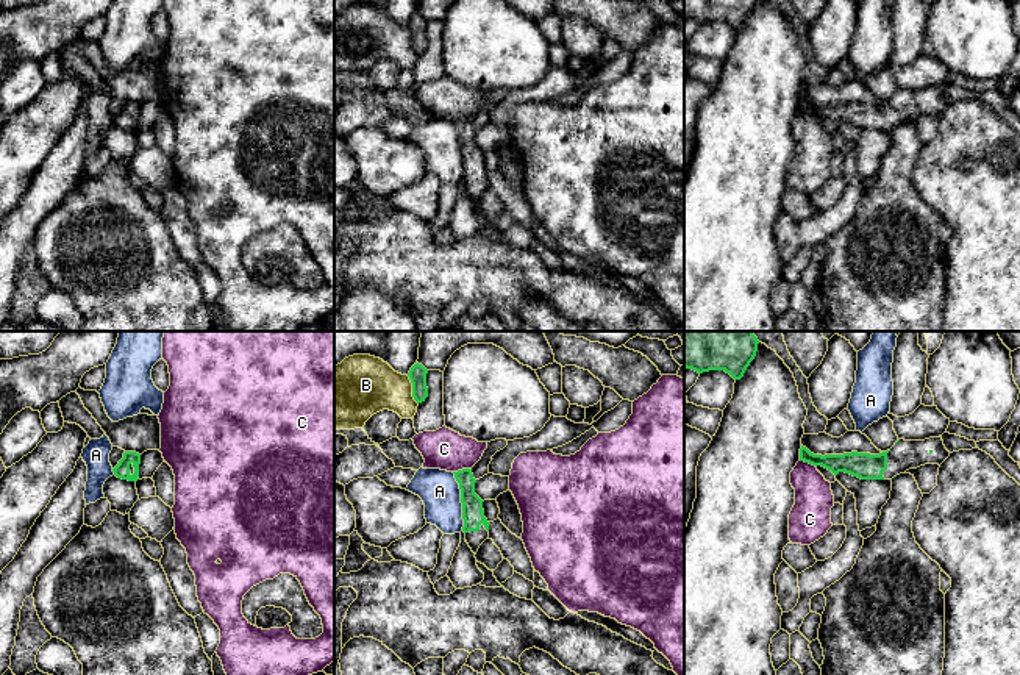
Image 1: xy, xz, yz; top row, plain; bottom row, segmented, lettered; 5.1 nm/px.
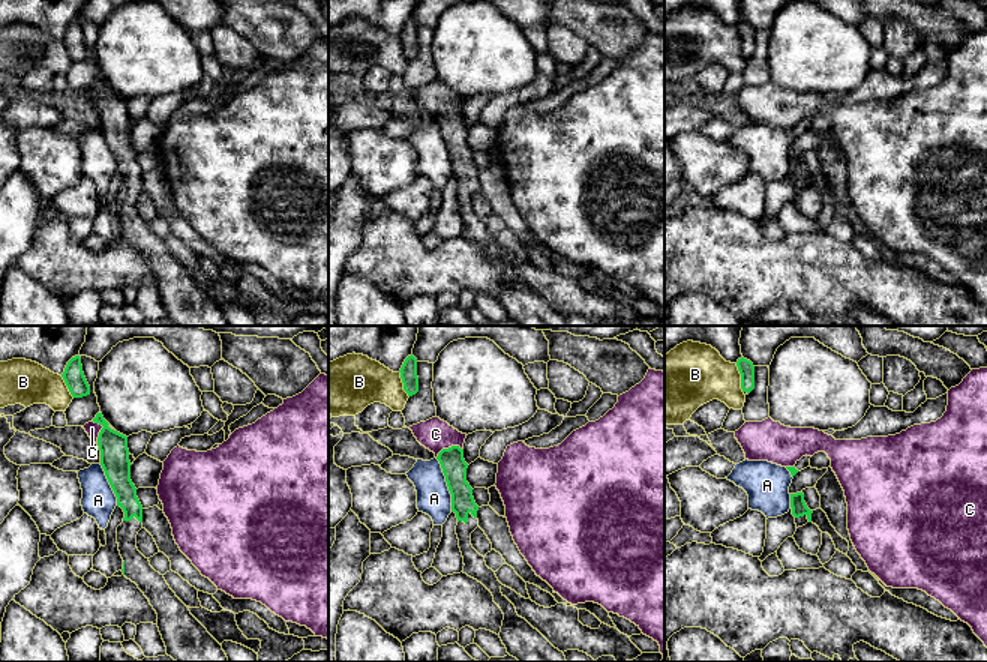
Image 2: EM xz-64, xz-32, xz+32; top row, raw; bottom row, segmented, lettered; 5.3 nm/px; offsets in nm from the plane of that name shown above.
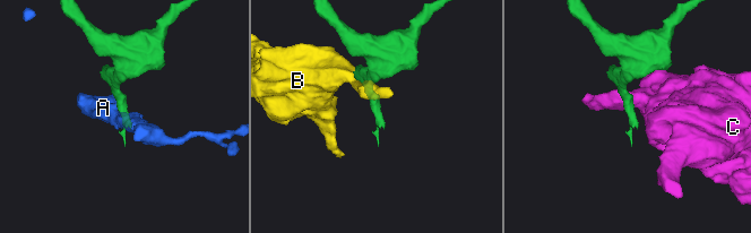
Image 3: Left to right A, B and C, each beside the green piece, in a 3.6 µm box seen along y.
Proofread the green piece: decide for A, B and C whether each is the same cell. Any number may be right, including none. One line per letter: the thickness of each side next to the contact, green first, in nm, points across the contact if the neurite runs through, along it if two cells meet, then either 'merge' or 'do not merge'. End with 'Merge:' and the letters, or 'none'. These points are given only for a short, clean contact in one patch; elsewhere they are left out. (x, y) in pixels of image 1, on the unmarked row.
A: 110/200 nm | along xz (452, 122), (460, 139), (463, 180) | do not merge
B: 90/300 nm | along xz (406, 25), (411, 33), (411, 46), (417, 53) | do not merge
C: 110/220 nm | along xz (470, 117), (453, 122) | do not merge
Merge: none

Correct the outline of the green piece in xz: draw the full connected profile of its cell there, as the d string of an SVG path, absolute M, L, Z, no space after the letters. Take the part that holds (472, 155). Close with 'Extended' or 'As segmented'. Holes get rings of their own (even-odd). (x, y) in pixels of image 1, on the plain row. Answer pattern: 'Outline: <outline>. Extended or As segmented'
Outline: M472 119L453 122L461 139L462 169L465 191L476 205L480 195L489 189L489 172L484 167L483 150L475 144L475 133Z. Extended

